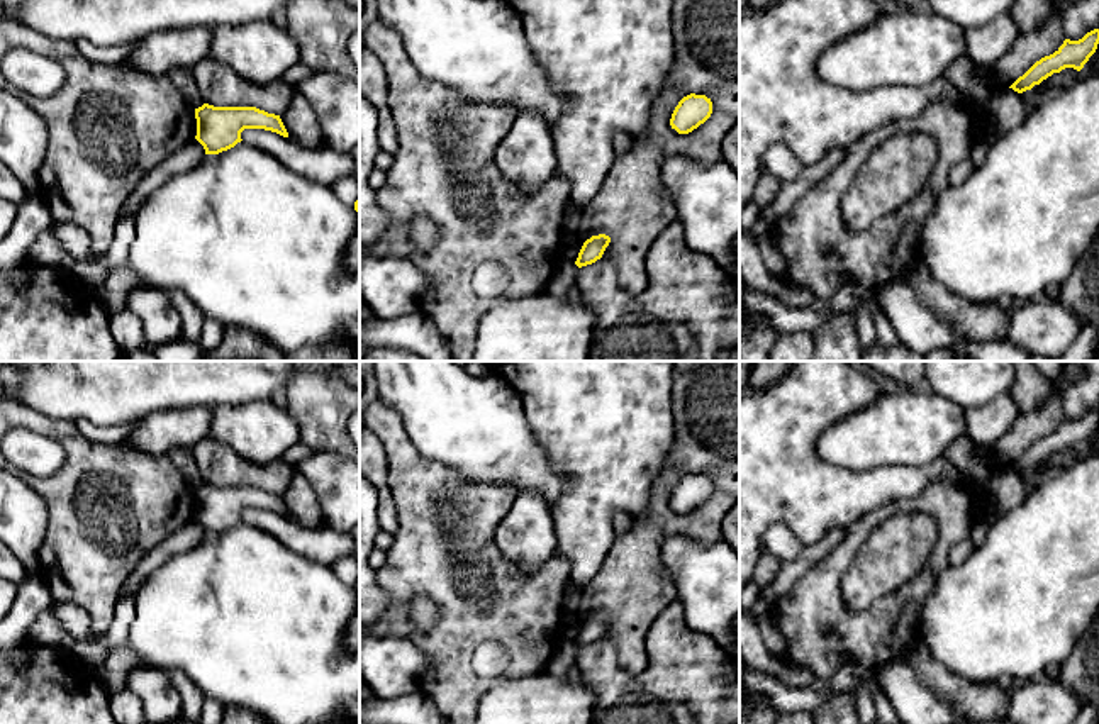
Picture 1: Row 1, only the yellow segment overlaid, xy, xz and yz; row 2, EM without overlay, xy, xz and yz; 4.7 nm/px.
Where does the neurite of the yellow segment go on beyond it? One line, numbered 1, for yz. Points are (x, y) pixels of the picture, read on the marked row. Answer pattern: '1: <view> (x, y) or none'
1: none

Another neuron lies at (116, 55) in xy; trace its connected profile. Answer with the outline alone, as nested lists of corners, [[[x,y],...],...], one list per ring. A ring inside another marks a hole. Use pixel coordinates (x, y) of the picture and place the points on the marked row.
[[[83,37],[78,39],[75,44],[85,58],[102,64],[122,64],[134,47],[134,42],[102,47],[102,46],[95,46],[93,42]]]

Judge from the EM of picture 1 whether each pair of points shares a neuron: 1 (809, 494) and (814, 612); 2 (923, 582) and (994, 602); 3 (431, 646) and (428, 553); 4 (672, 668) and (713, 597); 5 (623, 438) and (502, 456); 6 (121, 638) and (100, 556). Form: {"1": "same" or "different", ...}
{"1": "different", "2": "different", "3": "same", "4": "different", "5": "different", "6": "different"}

